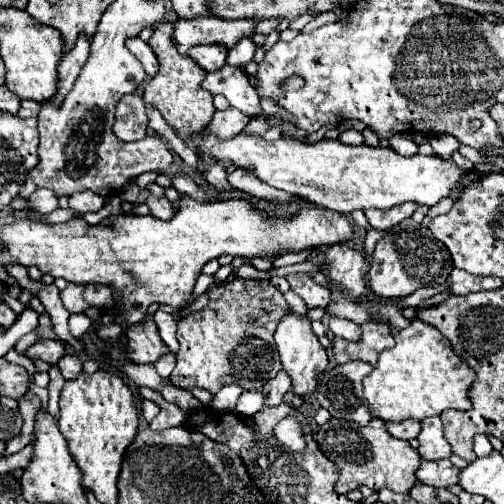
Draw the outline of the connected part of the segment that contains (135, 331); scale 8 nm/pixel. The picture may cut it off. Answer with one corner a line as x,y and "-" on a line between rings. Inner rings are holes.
147,314
143,322
129,326
125,336
127,336
127,346
131,350
127,352
127,356
137,364
153,364
163,354
167,354
167,348
159,338
159,332
151,314

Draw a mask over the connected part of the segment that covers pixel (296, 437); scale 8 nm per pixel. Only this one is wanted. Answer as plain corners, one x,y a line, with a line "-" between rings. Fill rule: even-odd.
287,418
287,420
279,422
277,428
275,428
275,436
277,436
279,442
283,442
285,446
289,446
291,450
305,448
305,440
303,440
301,428
297,426
295,418

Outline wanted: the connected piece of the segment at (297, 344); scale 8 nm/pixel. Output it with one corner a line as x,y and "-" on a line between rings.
289,312
285,314
285,318
279,322
277,326
277,332
275,332
275,344
277,344
277,350
279,350
279,356
281,356
281,364
283,364
283,370
291,376
293,380
293,390
297,396
305,398
309,396
313,390
315,390
315,382
317,382
317,374
323,372
329,364
327,360
327,354
325,354
325,348
319,344
313,328
311,328
311,318
307,314
299,316
297,312

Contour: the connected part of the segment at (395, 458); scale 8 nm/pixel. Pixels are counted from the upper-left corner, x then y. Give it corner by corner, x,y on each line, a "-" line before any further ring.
331,418
317,430
315,440
321,452
325,452
325,456
339,466
339,480
335,484
337,494
347,494
361,484
373,490
389,488
393,492
409,492
415,482
415,470
421,456
409,446
409,442
393,438
381,418
371,418
367,426
359,426
351,420

